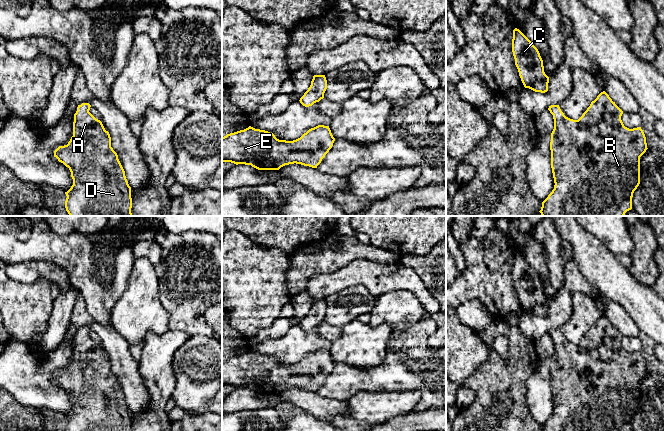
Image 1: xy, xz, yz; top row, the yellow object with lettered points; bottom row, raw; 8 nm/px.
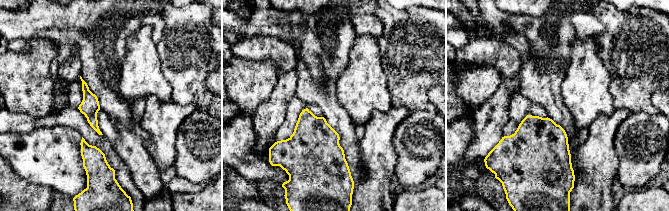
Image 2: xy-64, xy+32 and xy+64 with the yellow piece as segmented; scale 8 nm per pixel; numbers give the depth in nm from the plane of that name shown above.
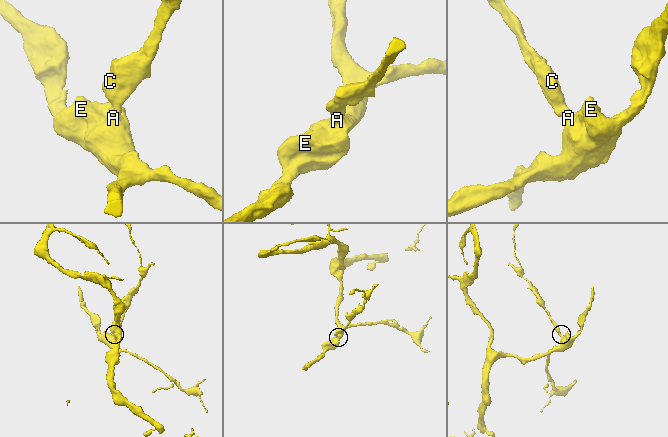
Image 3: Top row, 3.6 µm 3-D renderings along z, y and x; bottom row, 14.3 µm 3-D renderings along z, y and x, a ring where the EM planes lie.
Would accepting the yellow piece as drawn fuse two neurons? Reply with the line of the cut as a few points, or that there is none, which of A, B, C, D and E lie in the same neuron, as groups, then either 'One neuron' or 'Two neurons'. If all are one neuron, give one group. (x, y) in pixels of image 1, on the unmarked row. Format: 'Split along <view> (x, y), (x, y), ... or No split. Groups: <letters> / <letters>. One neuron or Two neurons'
No split. Groups: A B C D E. One neuron

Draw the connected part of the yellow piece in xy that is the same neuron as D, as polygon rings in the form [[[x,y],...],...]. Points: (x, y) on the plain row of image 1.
[[[89,327],[78,329],[73,360],[67,369],[54,375],[54,381],[69,392],[73,403],[73,409],[65,416],[65,431],[132,431],[131,411],[118,379],[111,371],[110,358],[89,336],[90,331]]]

